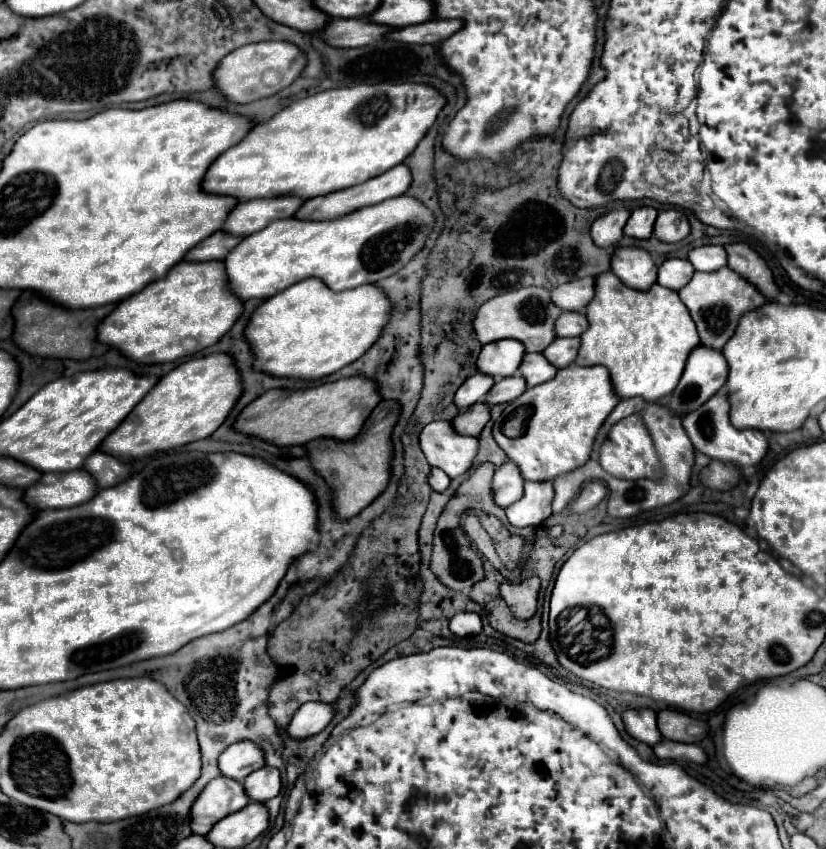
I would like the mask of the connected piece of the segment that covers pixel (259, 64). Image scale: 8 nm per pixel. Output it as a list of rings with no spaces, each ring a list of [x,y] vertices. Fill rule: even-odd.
[[[267,40],[241,46],[233,50],[225,60],[221,60],[221,68],[217,68],[217,88],[231,102],[247,104],[265,96],[273,96],[283,88],[291,86],[295,78],[303,72],[307,64],[307,56],[301,48],[283,40]]]

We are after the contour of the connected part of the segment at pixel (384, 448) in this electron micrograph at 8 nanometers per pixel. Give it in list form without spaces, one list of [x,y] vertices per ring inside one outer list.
[[[383,400],[363,426],[361,434],[351,440],[333,440],[321,438],[311,444],[309,458],[311,466],[331,484],[335,490],[335,506],[341,518],[351,518],[369,506],[389,484],[391,480],[391,460],[393,460],[393,442],[391,432],[399,420],[401,404],[395,400]]]

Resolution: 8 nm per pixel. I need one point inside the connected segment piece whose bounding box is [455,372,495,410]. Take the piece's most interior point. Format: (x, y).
(474, 390)

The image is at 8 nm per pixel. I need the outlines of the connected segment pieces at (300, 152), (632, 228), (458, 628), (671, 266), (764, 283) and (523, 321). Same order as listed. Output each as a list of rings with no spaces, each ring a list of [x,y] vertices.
[[[417,82],[357,84],[307,96],[283,108],[271,120],[261,122],[253,132],[249,132],[249,136],[245,136],[245,140],[223,152],[205,174],[205,190],[237,196],[239,200],[251,200],[257,196],[313,198],[337,188],[361,184],[371,176],[379,176],[381,172],[401,164],[435,124],[445,104],[447,98],[437,88]]]
[[[637,208],[625,224],[625,236],[637,240],[649,240],[653,234],[655,220],[657,220],[655,208]]]
[[[459,612],[457,616],[453,616],[449,620],[449,630],[455,634],[455,636],[469,636],[469,634],[479,634],[481,632],[481,618],[479,614],[473,614],[473,612]]]
[[[671,258],[671,260],[665,260],[661,264],[659,276],[657,276],[657,284],[677,292],[677,290],[681,290],[683,286],[689,284],[693,274],[695,274],[695,268],[689,264],[689,260]]]
[[[731,244],[725,246],[725,250],[729,254],[729,268],[749,280],[761,294],[767,296],[767,300],[777,300],[779,288],[773,282],[773,274],[753,248],[749,248],[747,244]]]
[[[527,286],[527,288],[515,288],[507,294],[499,294],[485,302],[475,318],[475,332],[481,344],[497,342],[503,338],[513,338],[525,344],[527,352],[543,352],[555,338],[555,320],[563,314],[563,310],[553,304],[551,292],[541,286]]]

